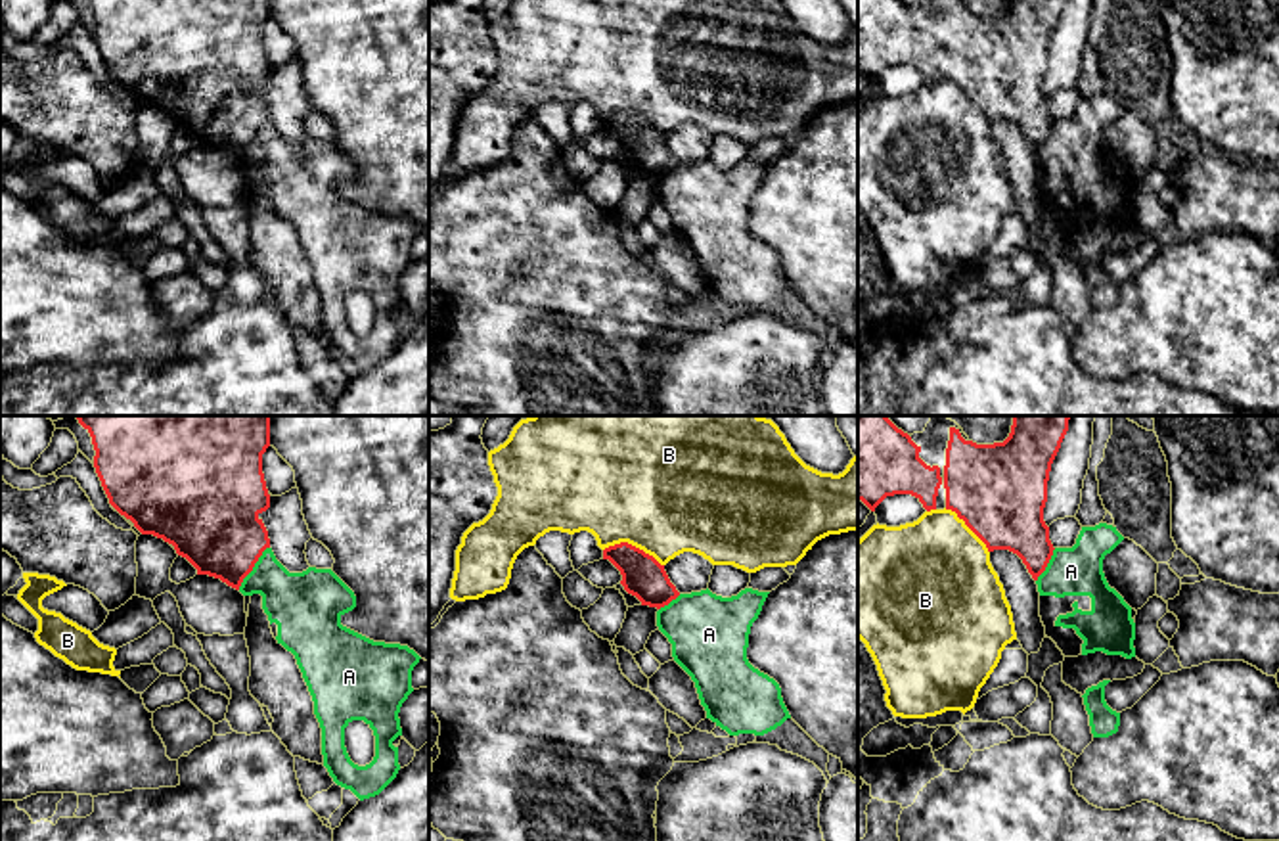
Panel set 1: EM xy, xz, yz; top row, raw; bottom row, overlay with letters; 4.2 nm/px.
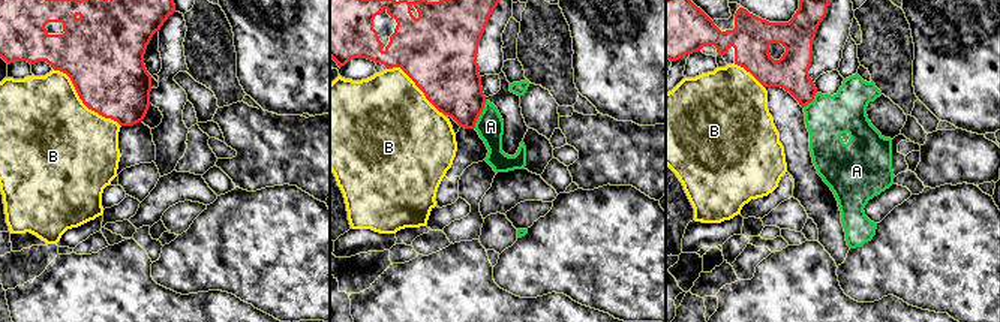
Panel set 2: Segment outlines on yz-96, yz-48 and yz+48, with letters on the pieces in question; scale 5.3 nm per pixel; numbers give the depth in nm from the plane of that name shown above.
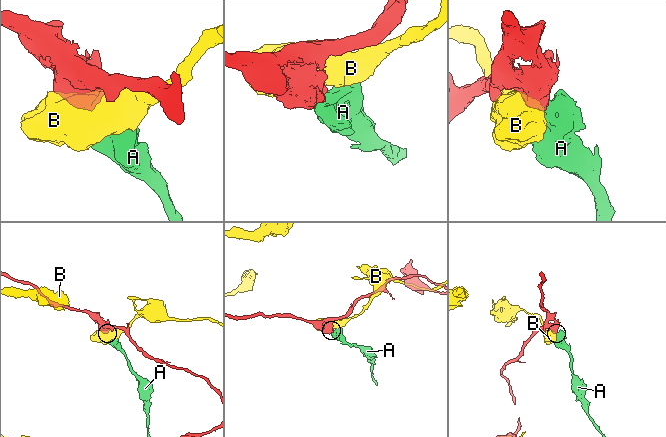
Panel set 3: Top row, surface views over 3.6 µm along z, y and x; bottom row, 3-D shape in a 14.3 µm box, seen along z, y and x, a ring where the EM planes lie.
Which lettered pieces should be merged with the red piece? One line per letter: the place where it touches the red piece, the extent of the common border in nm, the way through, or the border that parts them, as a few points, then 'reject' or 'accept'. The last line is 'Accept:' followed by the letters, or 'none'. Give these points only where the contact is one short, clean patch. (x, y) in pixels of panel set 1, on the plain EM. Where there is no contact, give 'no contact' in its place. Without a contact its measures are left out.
A: contact xy (253, 136); length 220 nm; border xy (269, 117), (238, 159); reject
B: contact xz (634, 117); length 260 nm; reject
Accept: none

